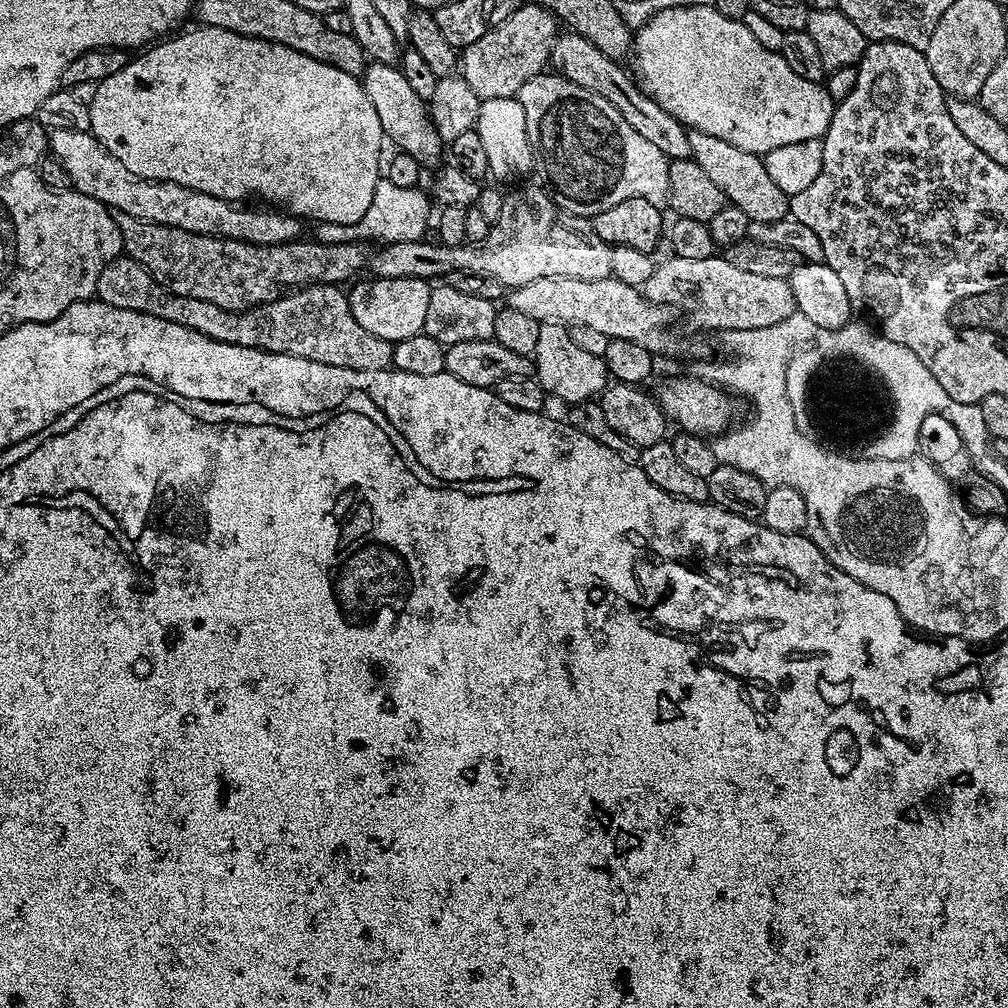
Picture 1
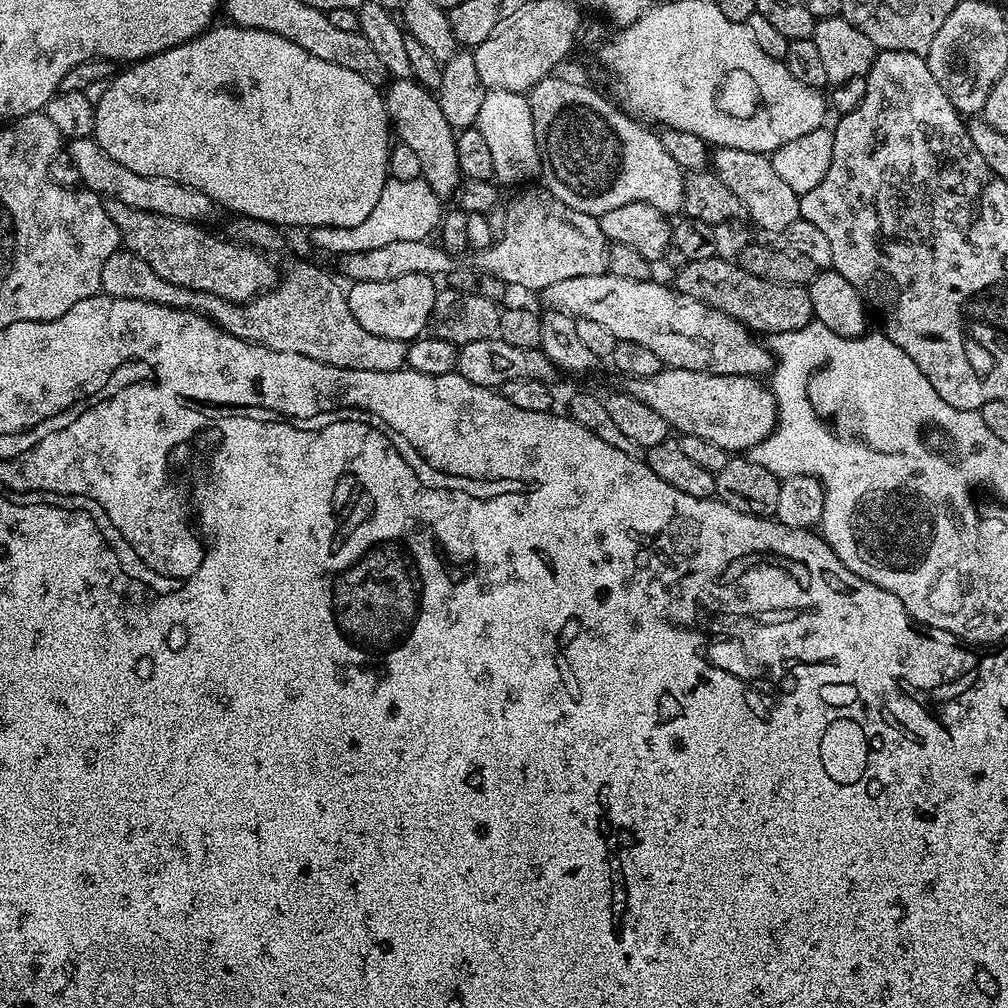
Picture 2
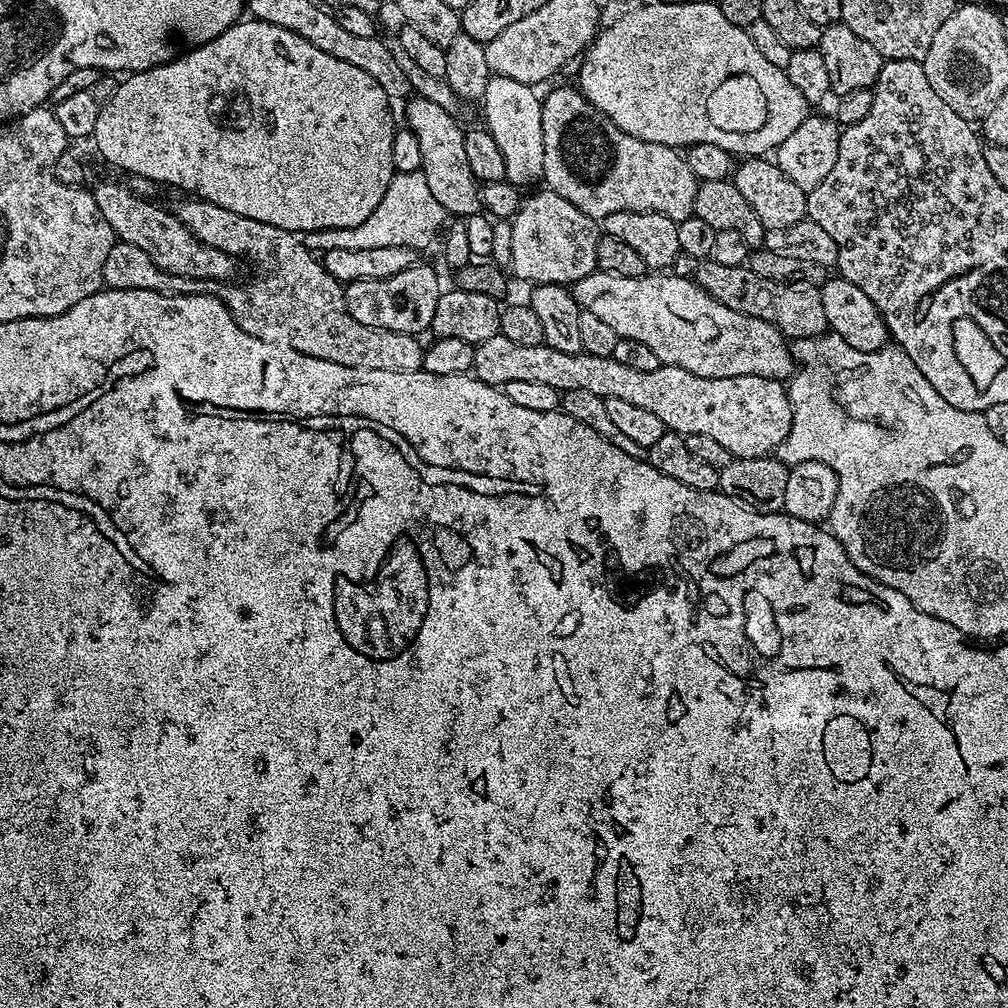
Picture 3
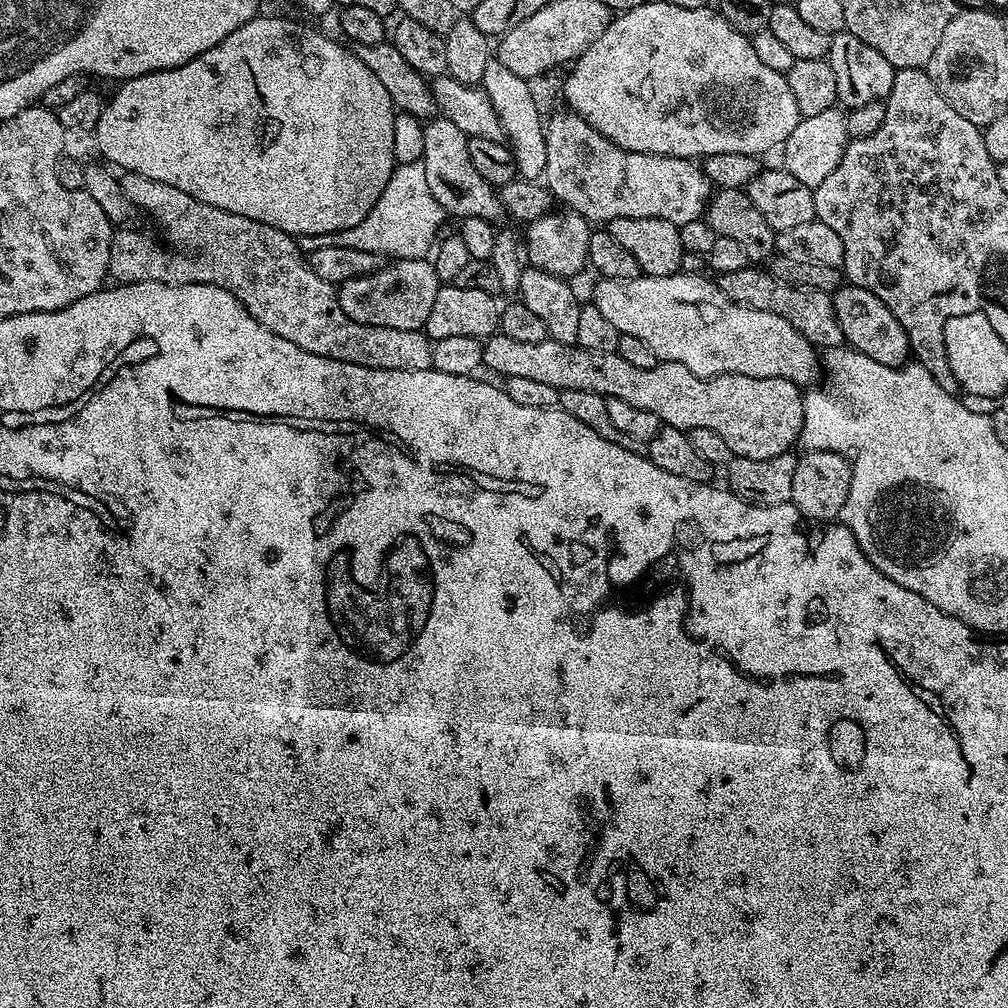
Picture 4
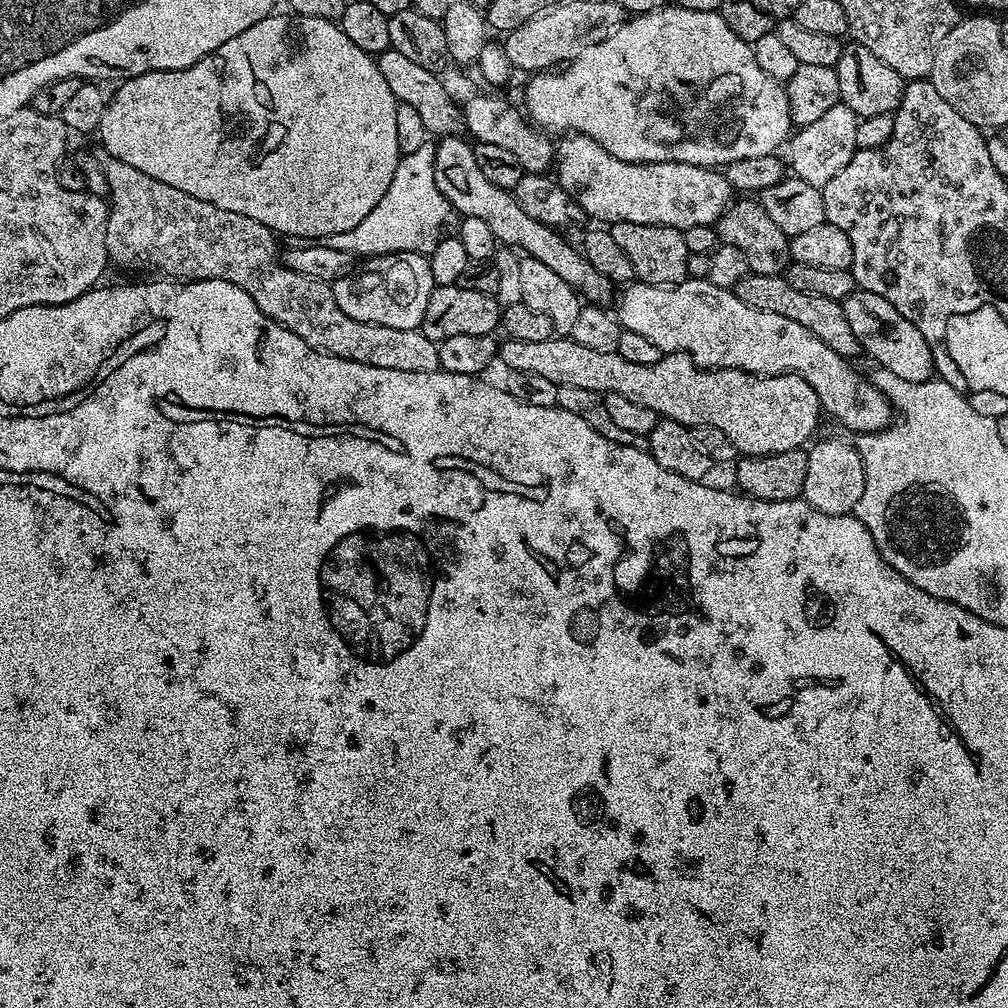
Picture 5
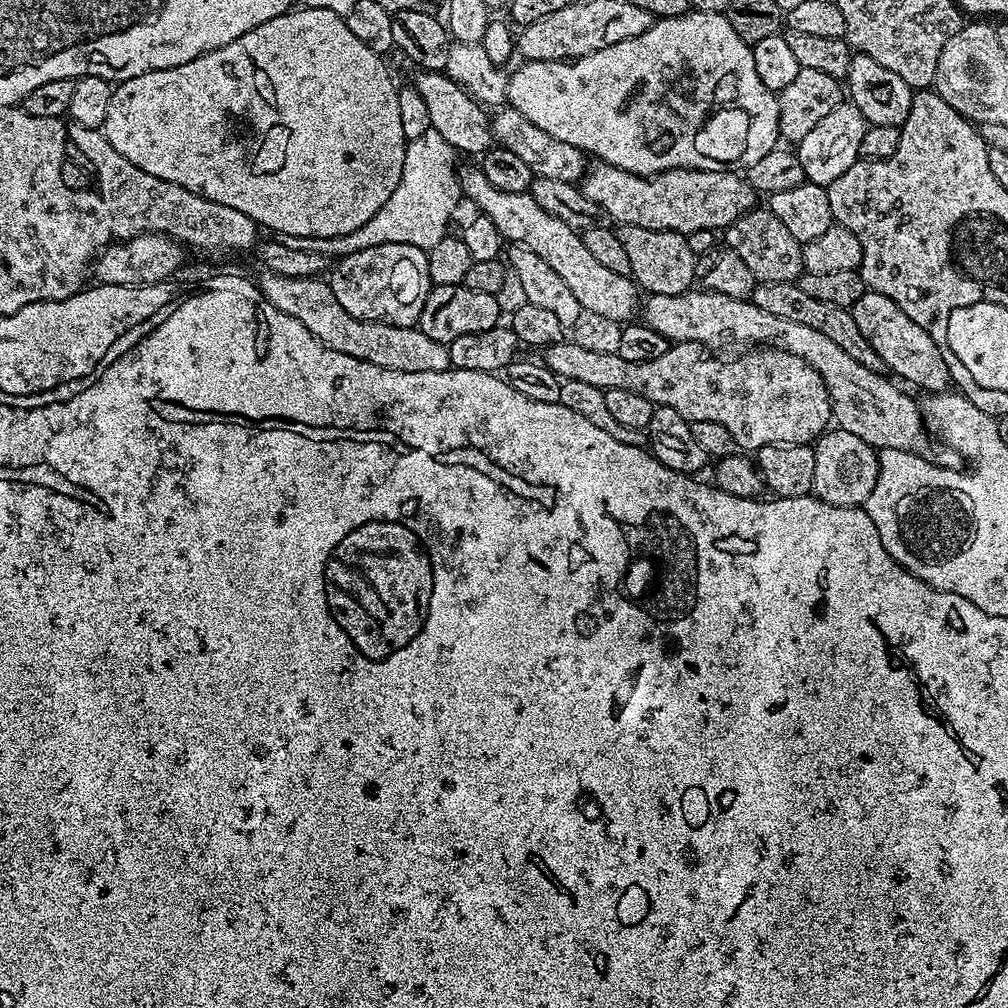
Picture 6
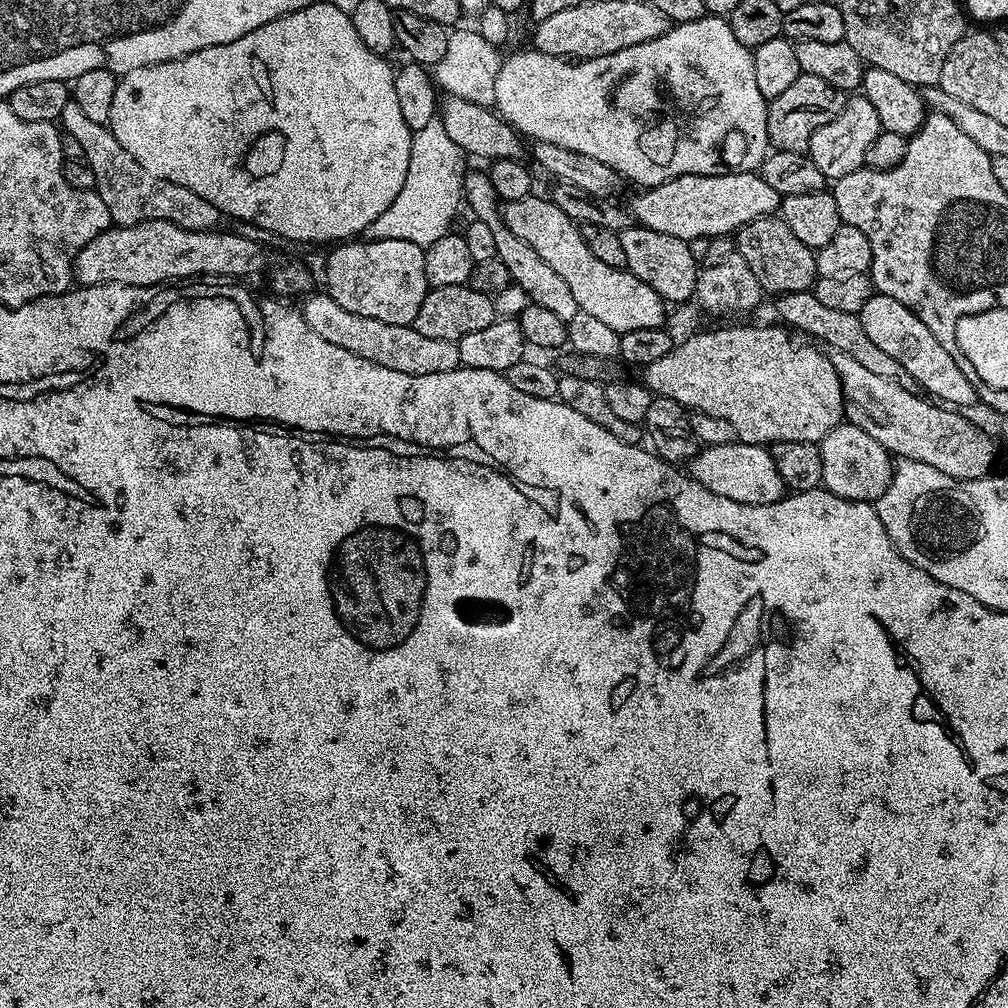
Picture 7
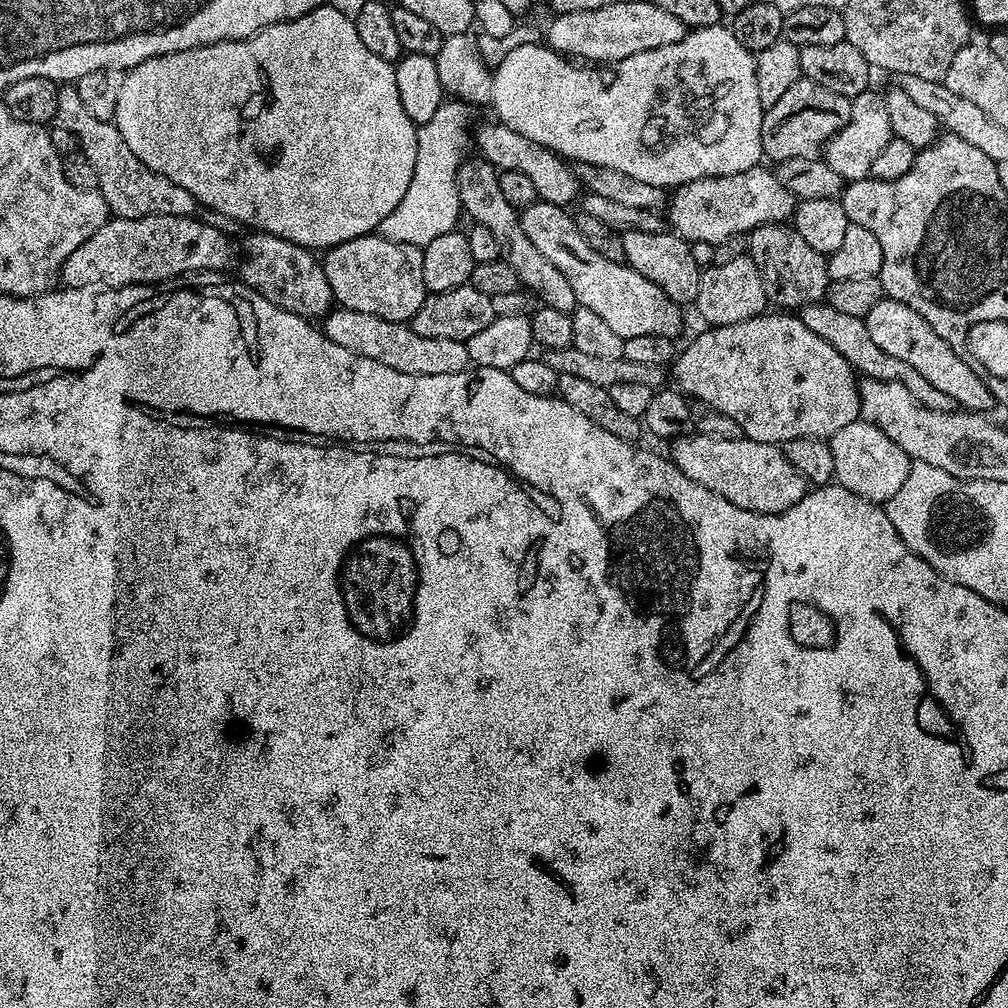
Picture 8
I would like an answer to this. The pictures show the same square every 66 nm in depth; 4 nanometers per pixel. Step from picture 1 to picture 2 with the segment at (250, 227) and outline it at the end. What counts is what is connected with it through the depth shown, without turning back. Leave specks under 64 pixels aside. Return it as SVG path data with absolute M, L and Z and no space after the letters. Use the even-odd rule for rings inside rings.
M91 137L69 141L68 153L78 167L83 187L102 198L116 199L136 209L193 222L203 221L202 218L214 210L213 202L205 192L186 187L173 179L134 174L132 170L106 155Z

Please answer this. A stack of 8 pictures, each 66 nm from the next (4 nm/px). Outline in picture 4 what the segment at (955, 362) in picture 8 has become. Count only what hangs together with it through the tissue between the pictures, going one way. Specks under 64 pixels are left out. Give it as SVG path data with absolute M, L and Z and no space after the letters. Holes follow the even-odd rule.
M850 283L837 288L831 293L831 297L832 309L838 318L838 326L842 326L844 344L847 347L855 348L857 352L874 358L874 362L882 362L891 368L903 365L909 359L910 345L906 330L902 330L902 322L898 322L898 318L890 314L890 306L886 306L882 298Z

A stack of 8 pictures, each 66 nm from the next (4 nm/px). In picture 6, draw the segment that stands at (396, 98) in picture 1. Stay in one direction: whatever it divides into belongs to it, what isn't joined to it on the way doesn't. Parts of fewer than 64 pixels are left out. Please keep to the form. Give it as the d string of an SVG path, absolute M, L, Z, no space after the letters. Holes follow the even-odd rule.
M478 166L472 168L461 167L458 172L460 191L465 201L477 204L479 211L494 226L498 226L498 234L504 236L508 244L521 244L524 248L534 250L550 270L555 270L566 281L566 286L578 298L581 309L585 312L602 314L605 318L614 318L621 322L628 322L637 315L642 304L642 292L637 288L636 281L631 276L614 274L607 266L602 266L586 250L580 232L566 226L562 218L554 218L554 214L546 214L538 202L534 202L531 191L518 194L506 194L506 190L498 190L486 182L486 174Z

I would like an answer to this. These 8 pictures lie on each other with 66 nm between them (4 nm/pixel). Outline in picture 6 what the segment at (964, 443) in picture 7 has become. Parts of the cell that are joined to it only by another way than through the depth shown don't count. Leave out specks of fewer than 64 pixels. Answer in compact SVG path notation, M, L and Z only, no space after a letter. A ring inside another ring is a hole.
M696 291L649 295L642 304L643 323L658 330L658 334L662 334L670 342L698 342L708 350L736 348L739 344L748 344L744 346L771 346L790 354L798 354L798 358L818 370L832 403L835 427L850 430L850 434L862 438L862 442L877 450L906 450L915 456L931 460L937 468L961 467L962 457L955 448L932 448L928 441L928 432L924 429L924 420L920 417L921 405L917 401L916 405L899 388L901 385L893 382L887 375L866 370L862 362L854 362L850 354L846 354L830 338L825 338L819 330L802 326L799 322L790 322L790 318L778 318L775 314L758 310L751 299L735 300L717 292Z

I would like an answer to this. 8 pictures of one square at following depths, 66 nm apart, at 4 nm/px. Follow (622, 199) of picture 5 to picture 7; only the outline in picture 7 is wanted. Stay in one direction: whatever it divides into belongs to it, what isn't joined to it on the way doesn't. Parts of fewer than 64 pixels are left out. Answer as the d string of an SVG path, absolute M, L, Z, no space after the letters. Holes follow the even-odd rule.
M727 172L717 176L686 174L637 193L630 205L635 223L650 230L658 230L661 234L674 234L674 238L687 241L703 236L711 238L735 234L743 224L754 222L760 216L773 215L779 209L782 199L756 172Z

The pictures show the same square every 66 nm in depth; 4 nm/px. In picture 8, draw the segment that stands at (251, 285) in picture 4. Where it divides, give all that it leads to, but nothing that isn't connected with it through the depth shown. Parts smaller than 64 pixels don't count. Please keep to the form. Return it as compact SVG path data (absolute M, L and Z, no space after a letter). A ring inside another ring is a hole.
M76 87L60 88L56 120L66 126L66 130L71 130L74 138L78 138L79 151L83 152L90 166L94 166L98 174L98 191L102 198L106 198L108 211L113 217L191 216L197 211L198 205L190 190L182 190L178 182L170 182L170 178L150 170L150 166L139 160L126 142L122 142L122 134L113 121L94 118L94 114L86 110L82 98L78 98ZM337 307L323 317L322 331L330 342L338 342L338 346L346 346L346 350L362 354L362 358L374 358L374 362L382 362L382 366L390 366L390 370L402 370L402 374L458 374L470 364L465 341L422 338L422 334L414 334L407 323L399 324L374 314L362 314L362 310Z

